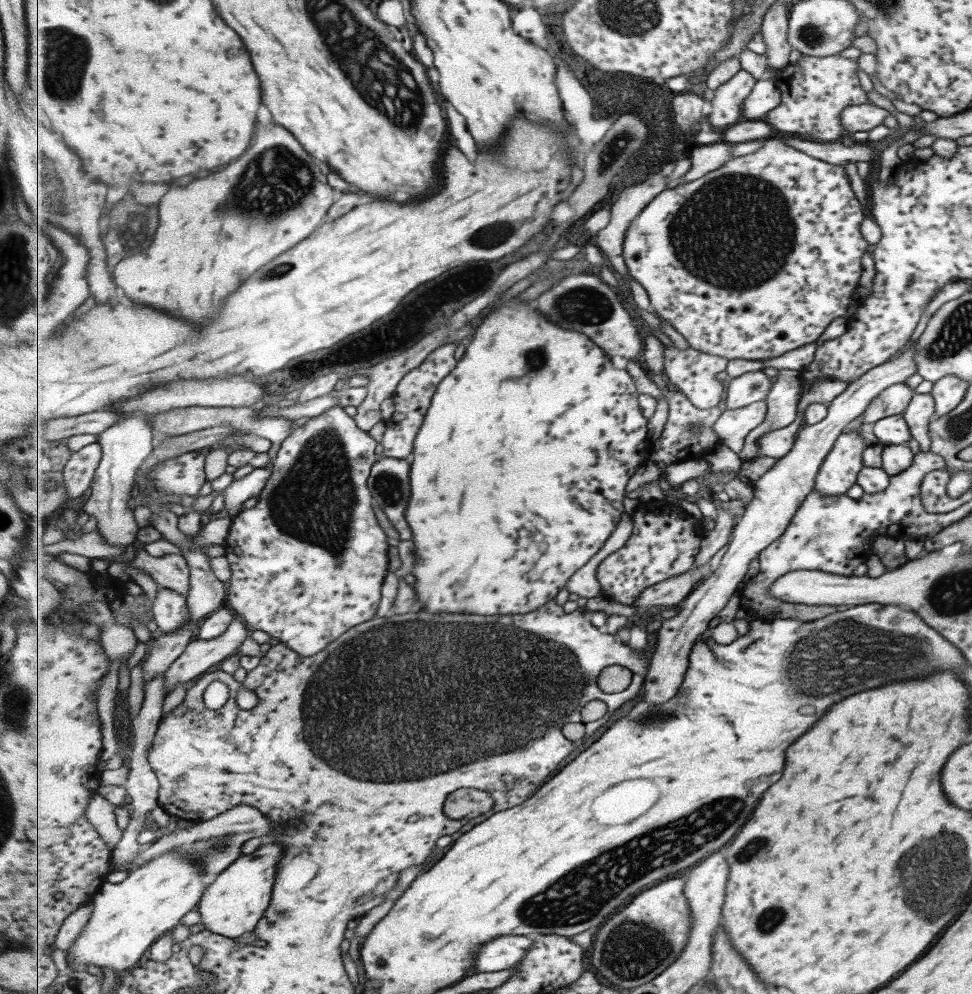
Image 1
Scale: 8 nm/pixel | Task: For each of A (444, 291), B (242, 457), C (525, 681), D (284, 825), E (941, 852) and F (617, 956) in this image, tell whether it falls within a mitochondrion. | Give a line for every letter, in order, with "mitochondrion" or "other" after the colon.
A: other
B: other
C: mitochondrion
D: other
E: mitochondrion
F: mitochondrion

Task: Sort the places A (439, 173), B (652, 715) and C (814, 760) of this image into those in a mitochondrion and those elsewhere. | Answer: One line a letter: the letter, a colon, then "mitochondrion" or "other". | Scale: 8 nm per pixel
A: other
B: mitochondrion
C: other

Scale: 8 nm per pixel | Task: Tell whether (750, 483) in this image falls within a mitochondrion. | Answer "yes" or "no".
no

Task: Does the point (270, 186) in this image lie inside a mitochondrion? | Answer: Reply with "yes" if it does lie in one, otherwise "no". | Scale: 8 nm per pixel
yes

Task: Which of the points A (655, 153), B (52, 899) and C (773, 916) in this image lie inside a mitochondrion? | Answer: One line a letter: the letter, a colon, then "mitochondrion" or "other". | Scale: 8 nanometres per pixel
A: mitochondrion
B: other
C: mitochondrion

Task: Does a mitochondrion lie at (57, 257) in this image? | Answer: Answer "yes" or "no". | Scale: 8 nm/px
yes

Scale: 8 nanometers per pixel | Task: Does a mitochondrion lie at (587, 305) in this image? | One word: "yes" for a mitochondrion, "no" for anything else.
yes

